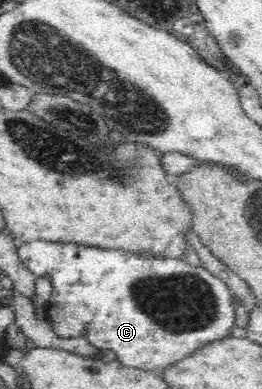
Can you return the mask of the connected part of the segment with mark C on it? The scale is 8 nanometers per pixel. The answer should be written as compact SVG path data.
M32 241L17 247L20 260L36 274L50 276L53 290L46 306L46 319L60 339L86 337L99 351L111 350L127 367L162 371L196 355L206 345L232 337L236 327L236 302L227 283L203 265L194 267L182 259L146 257L118 249L85 247L77 243Z

